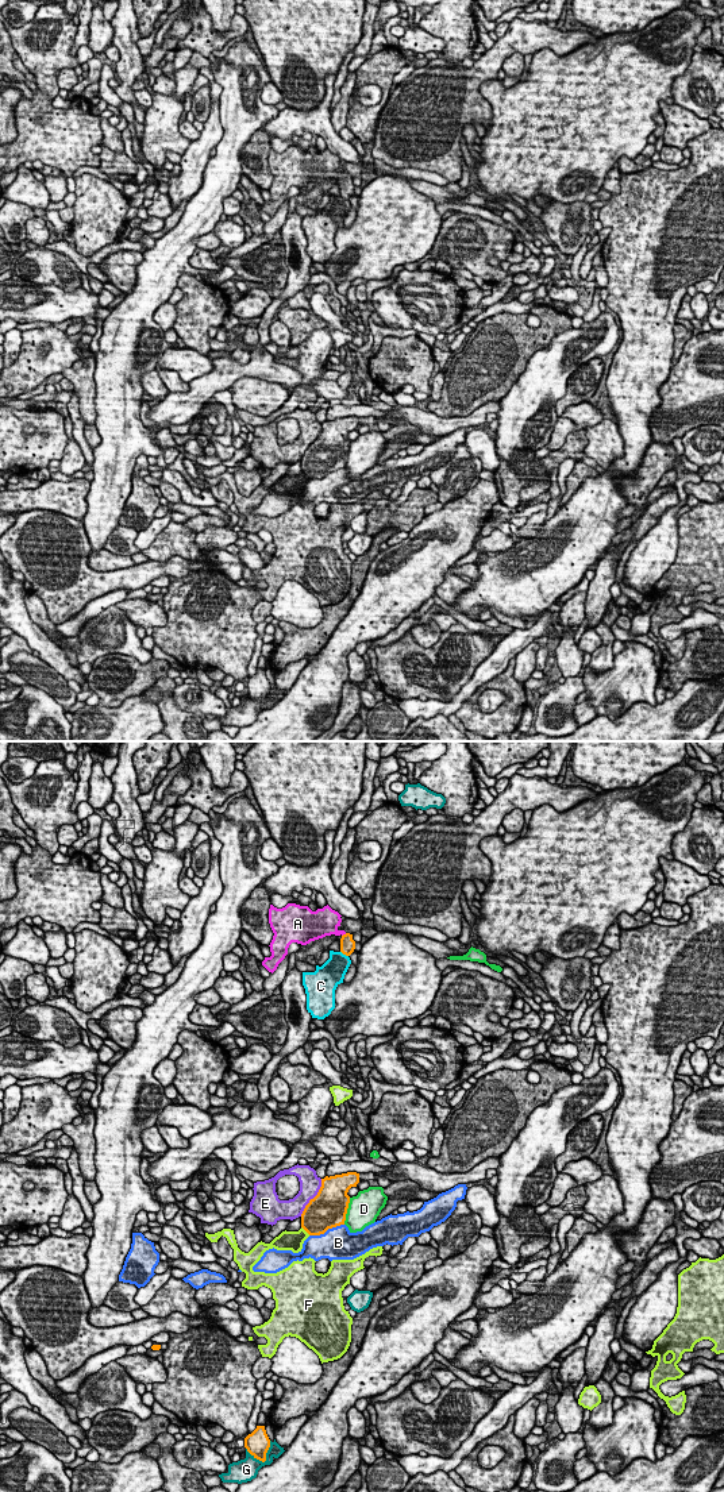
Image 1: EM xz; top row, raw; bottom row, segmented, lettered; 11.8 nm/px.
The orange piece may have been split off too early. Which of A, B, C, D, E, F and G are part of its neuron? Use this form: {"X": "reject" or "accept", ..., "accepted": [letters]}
{"A": "accept", "B": "reject", "C": "reject", "D": "reject", "E": "reject", "F": "reject", "G": "reject", "accepted": ["A"]}

